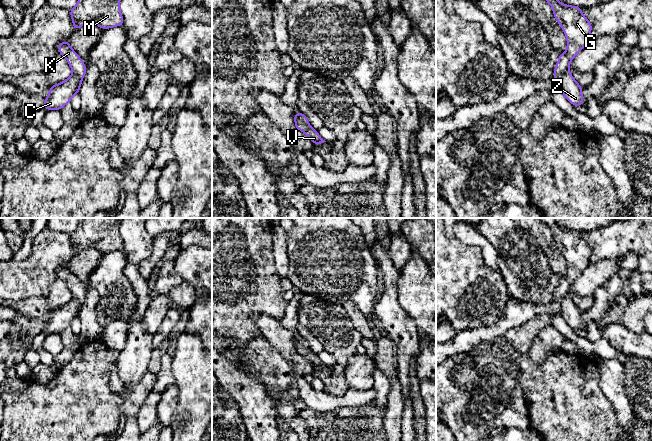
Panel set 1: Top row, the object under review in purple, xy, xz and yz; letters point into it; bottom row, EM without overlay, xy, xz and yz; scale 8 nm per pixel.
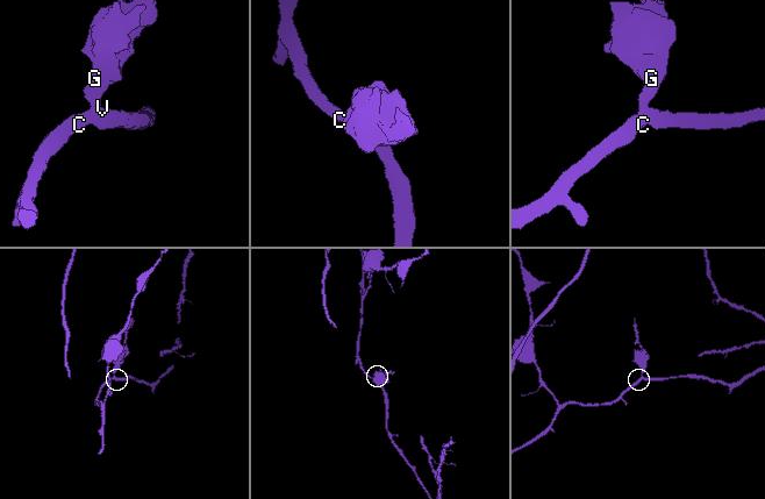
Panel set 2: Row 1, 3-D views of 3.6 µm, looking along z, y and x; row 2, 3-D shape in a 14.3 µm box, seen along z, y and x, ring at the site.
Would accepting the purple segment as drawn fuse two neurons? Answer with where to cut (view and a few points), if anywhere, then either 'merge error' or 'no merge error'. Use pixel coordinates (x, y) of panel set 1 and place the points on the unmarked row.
cut yz (568, 295), (561, 301), (559, 308); merge error

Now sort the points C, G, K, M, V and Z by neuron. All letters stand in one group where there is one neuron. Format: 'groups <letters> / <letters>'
groups C V Z / G K M

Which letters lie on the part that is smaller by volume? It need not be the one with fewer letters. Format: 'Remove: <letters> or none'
Remove: G, K, M

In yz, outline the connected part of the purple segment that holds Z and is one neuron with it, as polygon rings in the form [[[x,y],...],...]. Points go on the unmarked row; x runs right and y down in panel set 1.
[[[567,296],[561,301],[560,315],[565,322],[576,331],[583,328],[582,311],[577,307],[570,296]]]

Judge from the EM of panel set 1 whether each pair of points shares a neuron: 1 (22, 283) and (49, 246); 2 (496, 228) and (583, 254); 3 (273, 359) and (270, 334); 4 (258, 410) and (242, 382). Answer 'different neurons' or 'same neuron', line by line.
1: same neuron
2: different neurons
3: different neurons
4: same neuron

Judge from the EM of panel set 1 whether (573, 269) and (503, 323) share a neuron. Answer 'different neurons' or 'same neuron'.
same neuron

